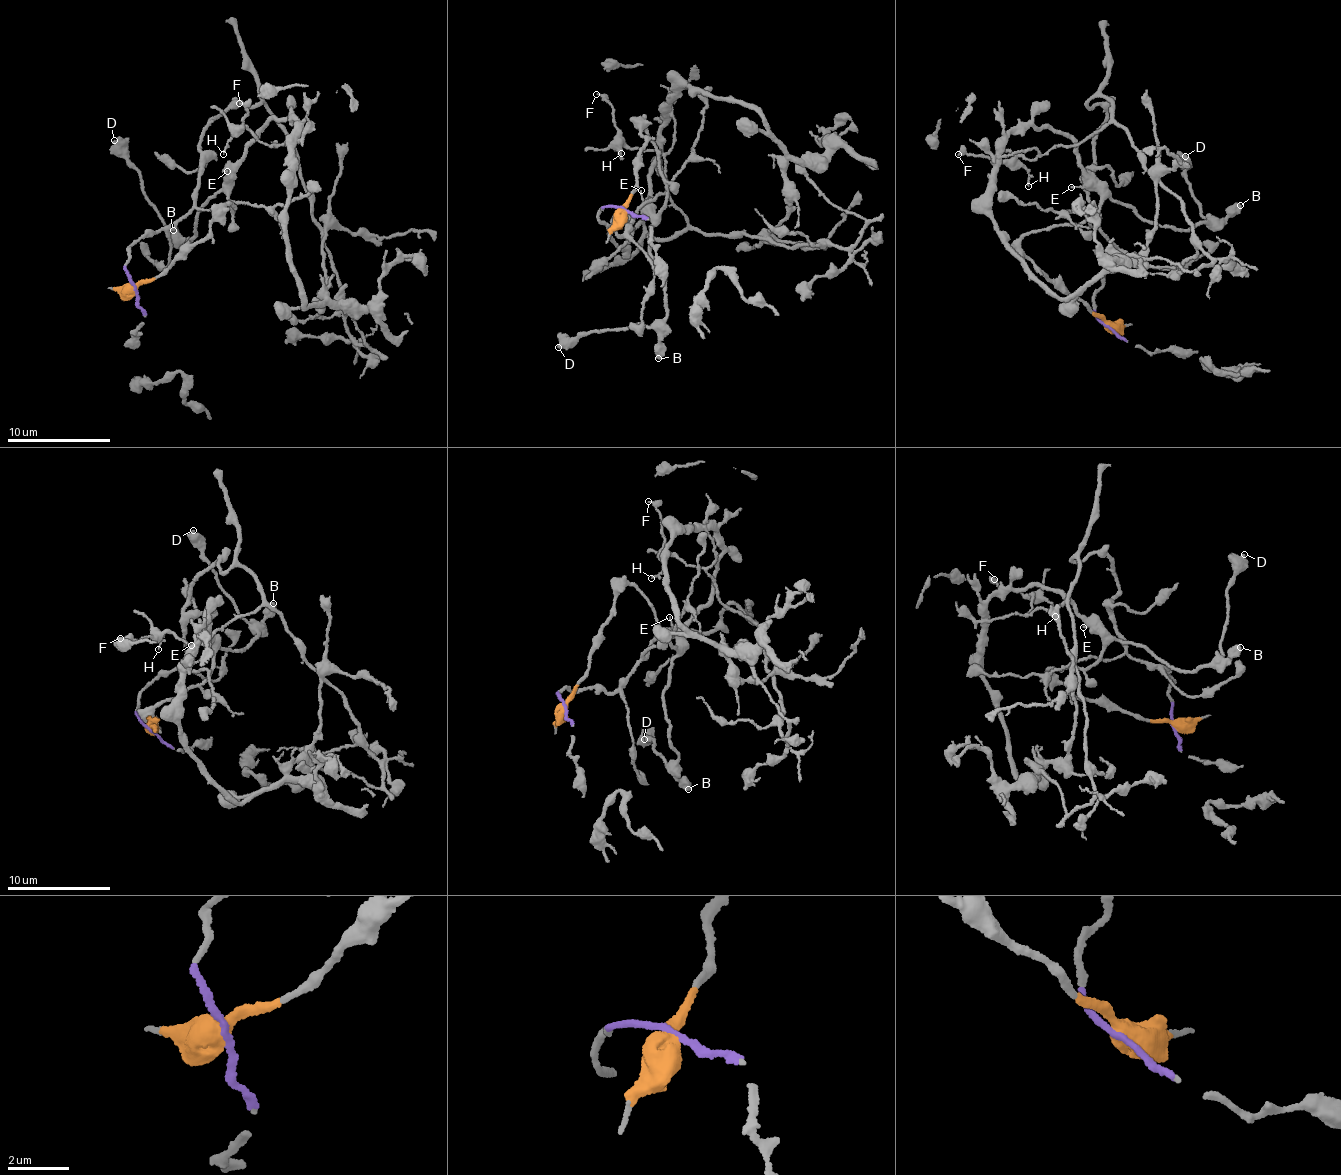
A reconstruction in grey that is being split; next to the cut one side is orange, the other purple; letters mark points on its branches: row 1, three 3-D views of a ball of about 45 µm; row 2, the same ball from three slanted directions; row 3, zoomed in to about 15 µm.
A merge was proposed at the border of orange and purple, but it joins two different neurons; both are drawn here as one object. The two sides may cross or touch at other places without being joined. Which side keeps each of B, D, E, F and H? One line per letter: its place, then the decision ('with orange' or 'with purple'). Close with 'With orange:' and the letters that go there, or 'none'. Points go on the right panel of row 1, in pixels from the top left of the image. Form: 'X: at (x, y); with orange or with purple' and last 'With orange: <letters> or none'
B: at (1240, 205); with orange
D: at (1185, 156); with orange
E: at (1071, 187); with orange
F: at (958, 154); with purple
H: at (1028, 186); with purple
With orange: B, D, E

